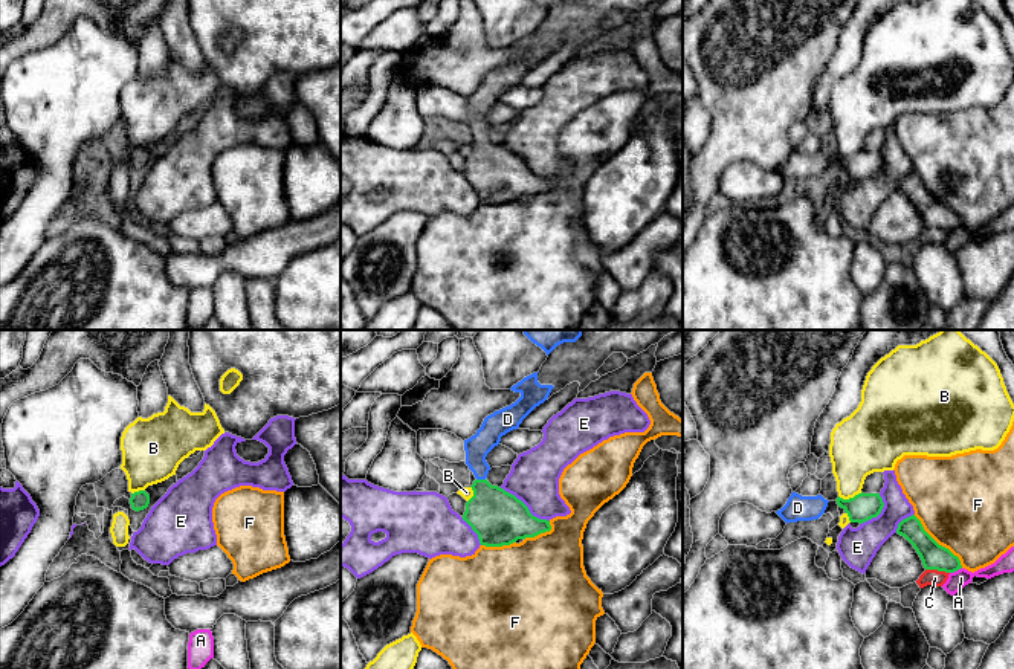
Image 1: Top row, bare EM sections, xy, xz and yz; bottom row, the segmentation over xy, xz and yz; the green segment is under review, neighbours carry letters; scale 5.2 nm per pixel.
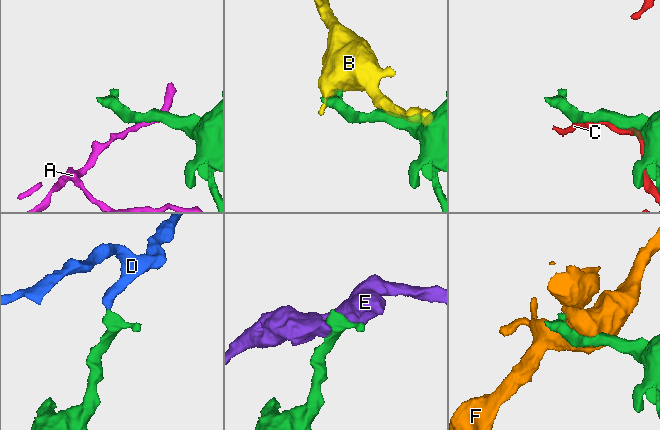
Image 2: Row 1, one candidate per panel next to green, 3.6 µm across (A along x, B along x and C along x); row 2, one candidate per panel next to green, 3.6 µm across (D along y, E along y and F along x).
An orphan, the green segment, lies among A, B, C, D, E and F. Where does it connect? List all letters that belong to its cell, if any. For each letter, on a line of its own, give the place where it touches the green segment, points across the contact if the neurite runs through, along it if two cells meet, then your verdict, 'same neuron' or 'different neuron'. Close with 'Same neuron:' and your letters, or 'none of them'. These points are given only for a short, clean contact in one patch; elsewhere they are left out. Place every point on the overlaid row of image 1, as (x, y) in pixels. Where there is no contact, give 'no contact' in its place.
A: yz (955, 570) | different neuron
B: yz (849, 498) | different neuron
C: yz (938, 570) | different neuron
D: xz (481, 480) | across xz (498, 518), (490, 510), (481, 480), (480, 445), (489, 436) | same neuron
E: xz (526, 506) | different neuron
F: yz (938, 544) | different neuron
Same neuron: D

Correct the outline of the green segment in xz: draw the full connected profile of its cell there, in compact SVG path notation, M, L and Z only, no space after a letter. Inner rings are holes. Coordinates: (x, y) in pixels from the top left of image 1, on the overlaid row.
M538 373L524 377L510 388L521 397L487 415L476 434L464 440L466 464L476 480L470 486L473 496L466 503L463 521L478 535L481 545L510 545L551 530L550 521L533 516L521 499L486 480L490 470L486 457L499 444L502 435L518 429L522 420L548 399L553 388L541 385Z

